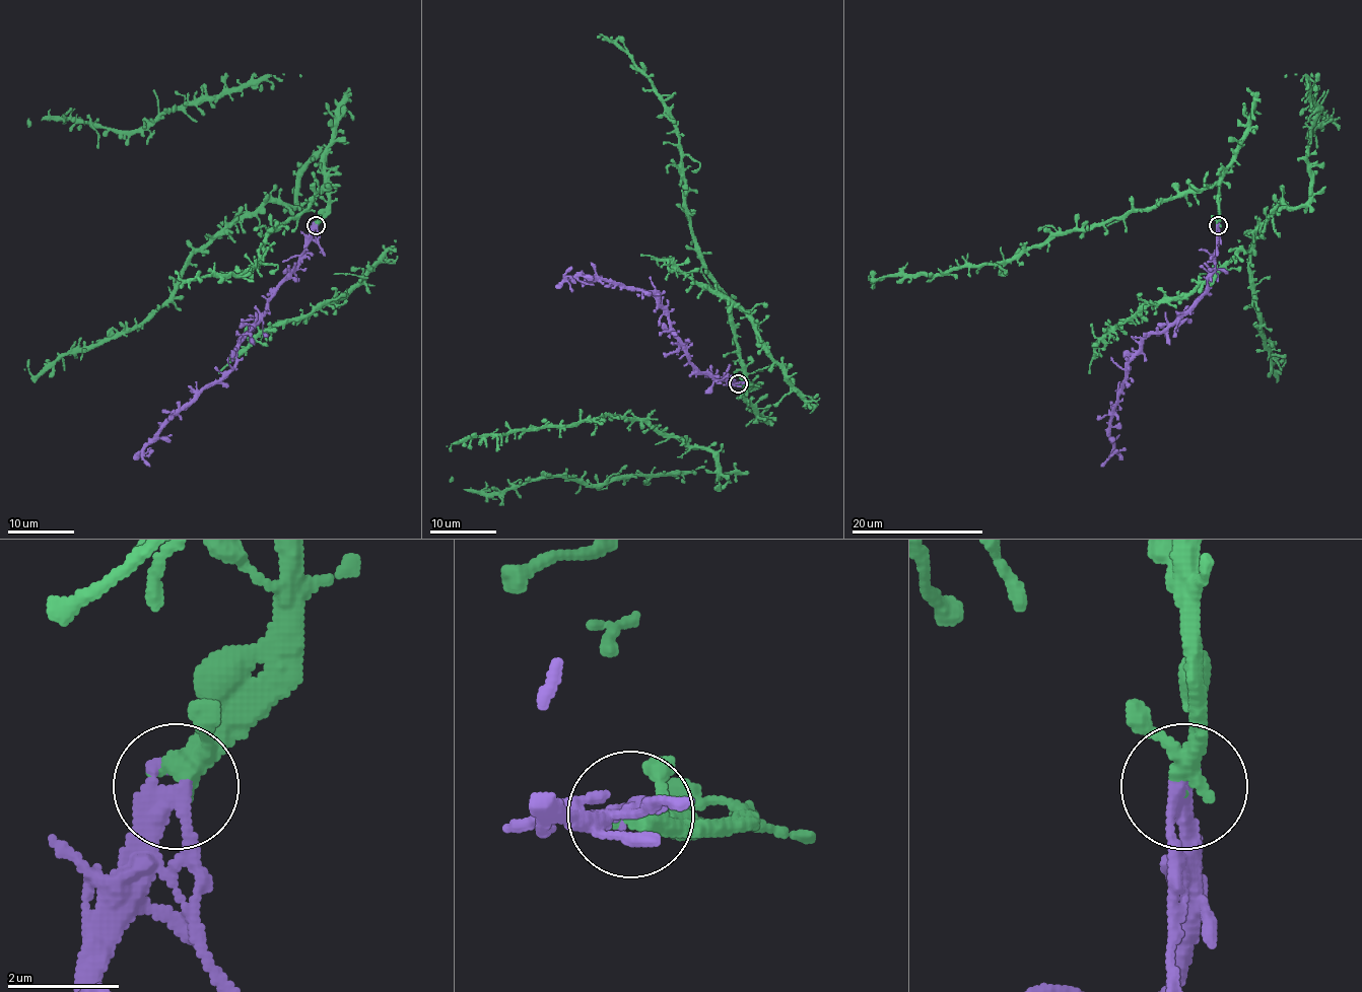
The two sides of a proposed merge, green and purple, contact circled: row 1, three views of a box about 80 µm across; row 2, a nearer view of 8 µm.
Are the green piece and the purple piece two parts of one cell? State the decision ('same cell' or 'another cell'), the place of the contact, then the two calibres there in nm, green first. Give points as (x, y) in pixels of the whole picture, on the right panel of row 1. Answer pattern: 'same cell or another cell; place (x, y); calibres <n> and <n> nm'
same cell; place (1218, 225); calibres 360 and 400 nm

